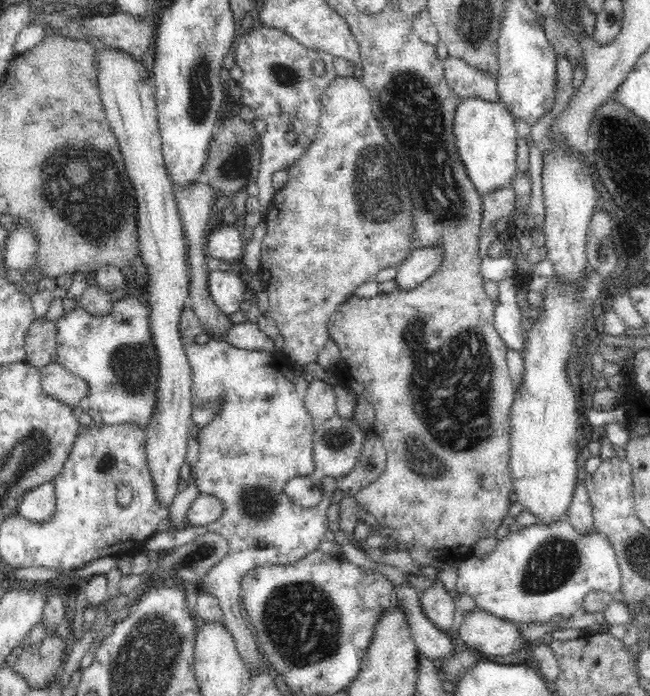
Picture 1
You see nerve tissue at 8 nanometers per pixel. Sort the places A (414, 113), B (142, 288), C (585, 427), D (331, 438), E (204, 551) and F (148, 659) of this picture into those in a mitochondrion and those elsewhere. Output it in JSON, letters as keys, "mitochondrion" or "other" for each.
{"A":"mitochondrion","B":"other","C":"other","D":"mitochondrion","E":"mitochondrion","F":"mitochondrion"}

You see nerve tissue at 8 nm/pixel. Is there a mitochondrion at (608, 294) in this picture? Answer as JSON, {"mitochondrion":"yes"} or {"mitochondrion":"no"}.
{"mitochondrion":"no"}

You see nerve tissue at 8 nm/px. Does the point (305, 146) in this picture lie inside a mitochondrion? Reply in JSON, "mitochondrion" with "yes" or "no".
{"mitochondrion":"no"}

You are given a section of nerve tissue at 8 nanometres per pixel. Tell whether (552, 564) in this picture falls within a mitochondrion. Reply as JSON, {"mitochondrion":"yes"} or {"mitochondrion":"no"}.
{"mitochondrion":"yes"}

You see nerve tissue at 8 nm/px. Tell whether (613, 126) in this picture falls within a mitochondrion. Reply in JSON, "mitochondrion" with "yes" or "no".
{"mitochondrion":"no"}

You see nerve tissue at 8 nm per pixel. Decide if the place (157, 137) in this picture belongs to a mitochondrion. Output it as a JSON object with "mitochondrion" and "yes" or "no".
{"mitochondrion":"no"}

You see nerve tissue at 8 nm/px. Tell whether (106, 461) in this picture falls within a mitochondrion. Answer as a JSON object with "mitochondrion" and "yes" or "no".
{"mitochondrion":"yes"}

